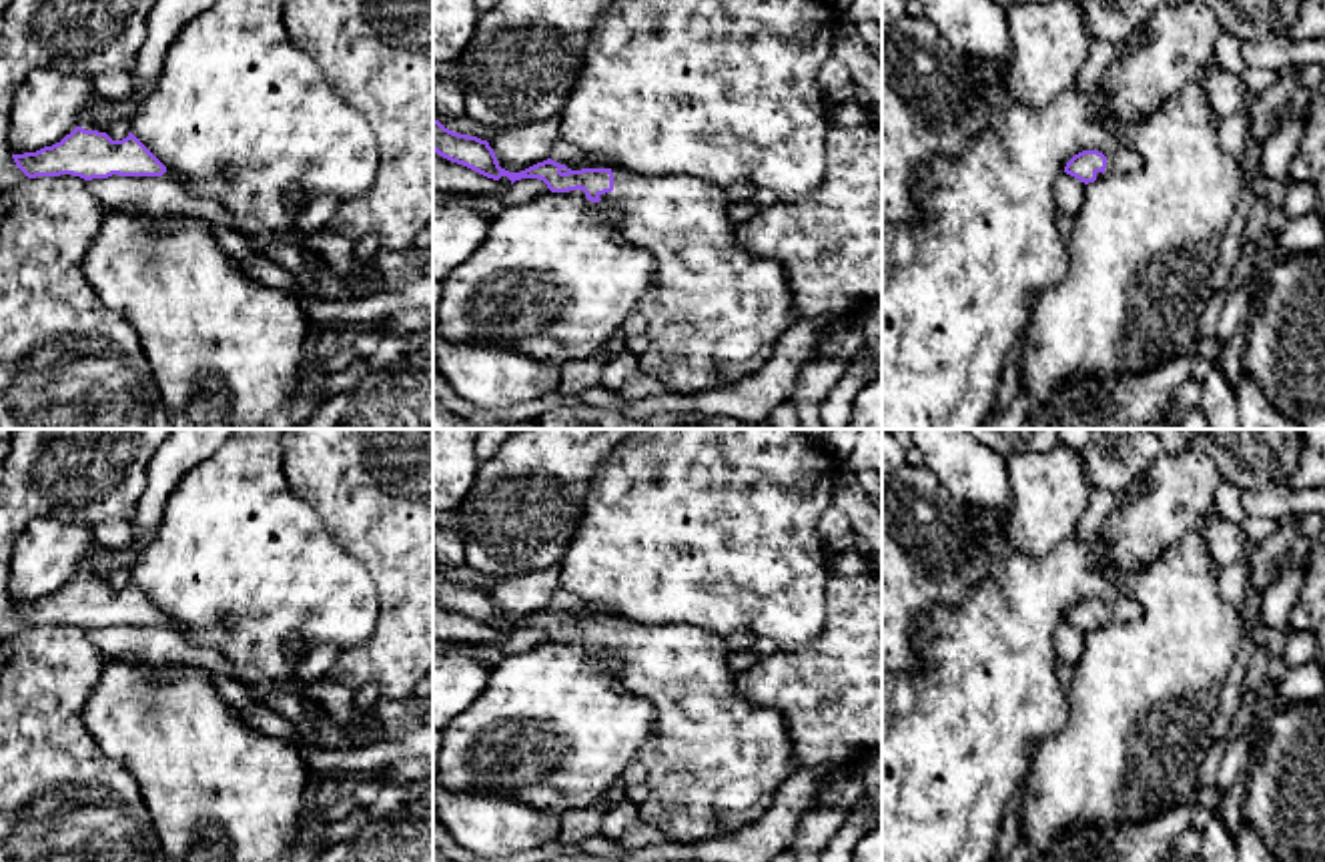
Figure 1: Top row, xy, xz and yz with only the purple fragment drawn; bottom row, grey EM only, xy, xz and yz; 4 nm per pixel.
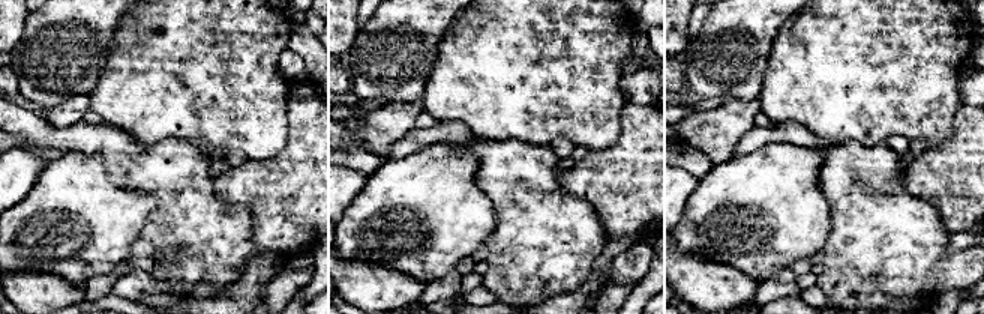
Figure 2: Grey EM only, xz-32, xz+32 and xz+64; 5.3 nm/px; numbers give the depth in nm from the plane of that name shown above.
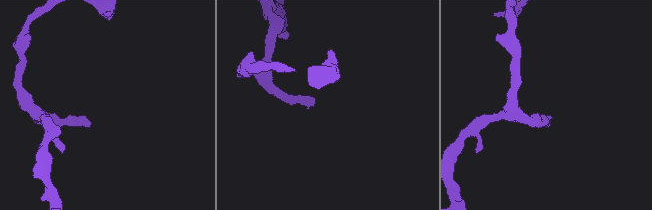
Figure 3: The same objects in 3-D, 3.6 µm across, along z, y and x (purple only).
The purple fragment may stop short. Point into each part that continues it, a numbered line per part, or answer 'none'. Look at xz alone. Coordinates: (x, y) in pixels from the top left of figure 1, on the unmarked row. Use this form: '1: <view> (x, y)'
1: xz (714, 762)

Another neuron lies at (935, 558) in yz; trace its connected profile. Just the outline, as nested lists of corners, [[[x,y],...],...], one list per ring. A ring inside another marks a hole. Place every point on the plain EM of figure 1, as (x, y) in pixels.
[[[904,465],[882,481],[882,670],[918,670],[914,623],[932,605],[954,607],[990,571],[966,509],[924,467]]]

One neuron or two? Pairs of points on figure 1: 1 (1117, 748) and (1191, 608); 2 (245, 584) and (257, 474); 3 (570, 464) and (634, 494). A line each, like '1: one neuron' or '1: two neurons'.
1: one neuron
2: one neuron
3: two neurons

